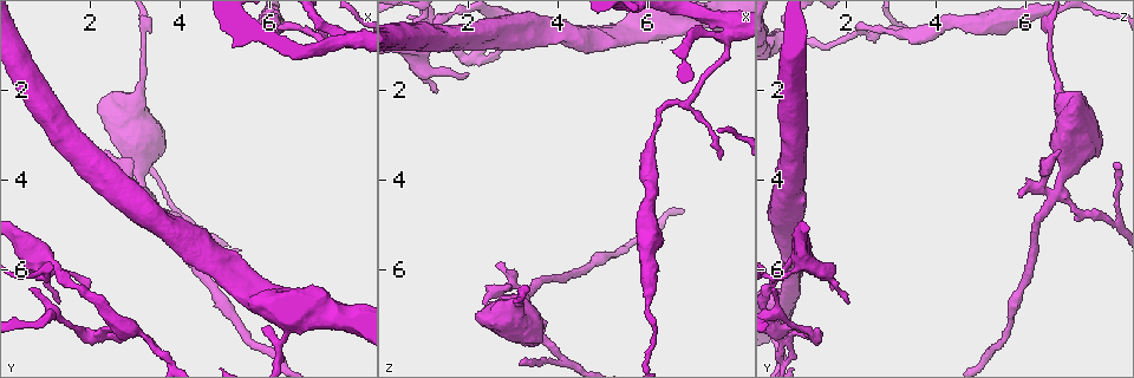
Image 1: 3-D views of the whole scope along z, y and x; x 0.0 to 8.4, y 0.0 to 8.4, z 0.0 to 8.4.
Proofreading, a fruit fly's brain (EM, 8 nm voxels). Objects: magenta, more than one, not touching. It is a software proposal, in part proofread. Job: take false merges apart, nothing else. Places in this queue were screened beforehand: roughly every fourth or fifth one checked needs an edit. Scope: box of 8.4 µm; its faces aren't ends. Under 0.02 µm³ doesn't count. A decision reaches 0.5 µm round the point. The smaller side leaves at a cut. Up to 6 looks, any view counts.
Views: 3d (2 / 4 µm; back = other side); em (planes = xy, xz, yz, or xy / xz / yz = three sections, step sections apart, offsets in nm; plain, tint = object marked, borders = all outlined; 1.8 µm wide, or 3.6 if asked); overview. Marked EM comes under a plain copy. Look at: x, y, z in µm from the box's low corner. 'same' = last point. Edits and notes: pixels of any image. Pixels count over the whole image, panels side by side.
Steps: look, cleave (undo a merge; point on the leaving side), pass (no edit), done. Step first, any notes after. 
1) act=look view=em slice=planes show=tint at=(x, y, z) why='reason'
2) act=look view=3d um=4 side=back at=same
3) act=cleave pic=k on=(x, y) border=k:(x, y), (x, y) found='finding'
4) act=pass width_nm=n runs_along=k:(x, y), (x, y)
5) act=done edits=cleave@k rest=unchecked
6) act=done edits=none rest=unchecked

act=look view=em slice=planes show=tint at=(2.30, 7.35, 1.10) why='thin neck'

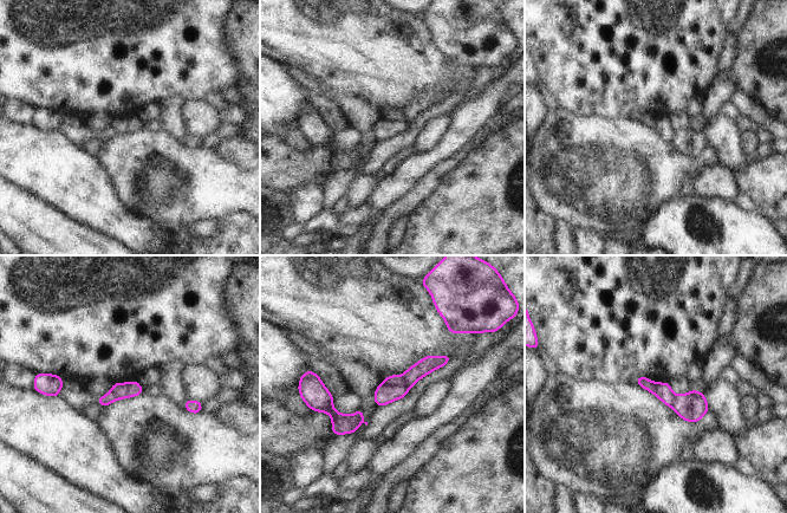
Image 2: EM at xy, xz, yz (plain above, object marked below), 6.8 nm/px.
act=cleave pic=2 on=(690, 407) border=2:(675, 396), (675, 402), (671, 406) found='a second neuron is stuck on'

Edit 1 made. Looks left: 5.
act=look view=em um=3.6 slice=planes show=tint at=(7.85, 0.85, 0.65) why='abrupt turn'

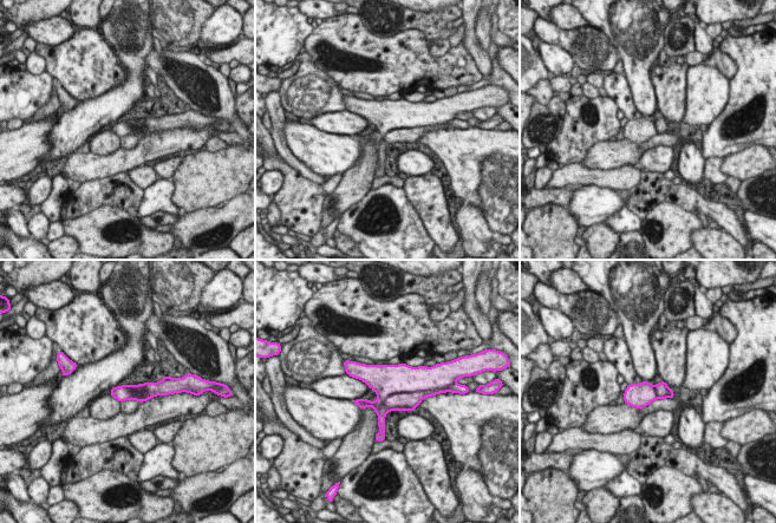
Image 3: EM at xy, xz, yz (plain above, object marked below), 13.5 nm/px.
act=cleave pic=3 on=(405, 401) width_nm=220 border=3:(428, 390), (378, 399) found='two neurons meet here'

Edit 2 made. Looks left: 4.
act=look view=em slice=xz step=16 show=tint at=(3.20, 4.25, 6.75) why='calibre changes'

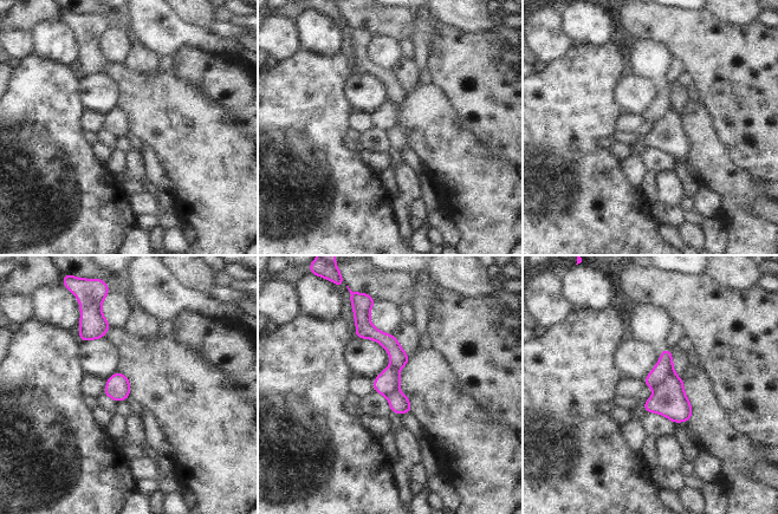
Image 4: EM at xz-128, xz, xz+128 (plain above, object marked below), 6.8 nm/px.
act=look view=em slice=planes show=borders at=same

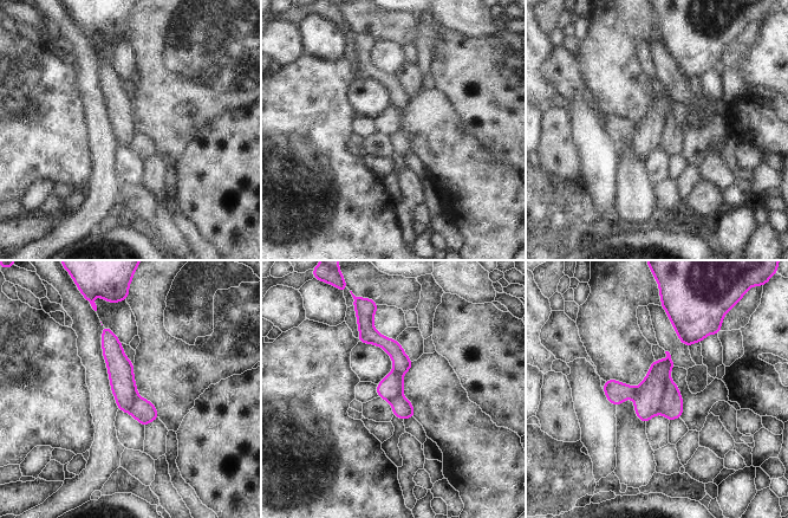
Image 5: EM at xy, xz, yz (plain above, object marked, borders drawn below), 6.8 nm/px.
act=cleave pic=5 on=(650, 393) border=5:(670, 380), (658, 412) found='a second neuron is stuck on'

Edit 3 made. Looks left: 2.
act=done edits=cleave@2,cleave@3,cleave@5 rest=unchecked

